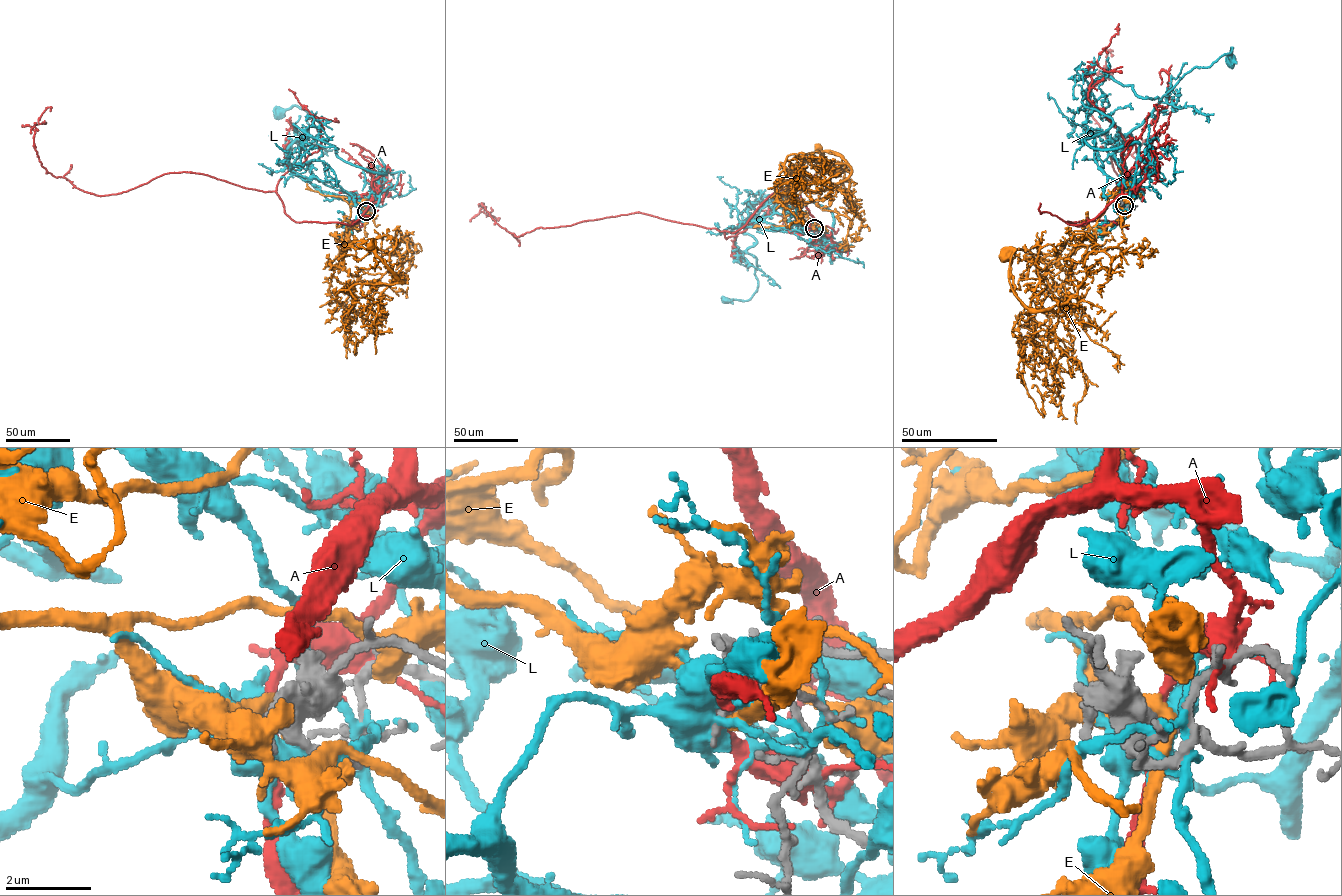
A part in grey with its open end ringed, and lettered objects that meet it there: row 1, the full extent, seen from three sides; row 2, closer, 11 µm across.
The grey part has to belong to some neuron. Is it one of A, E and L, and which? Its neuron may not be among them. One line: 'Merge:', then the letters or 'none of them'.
Merge: none of them

